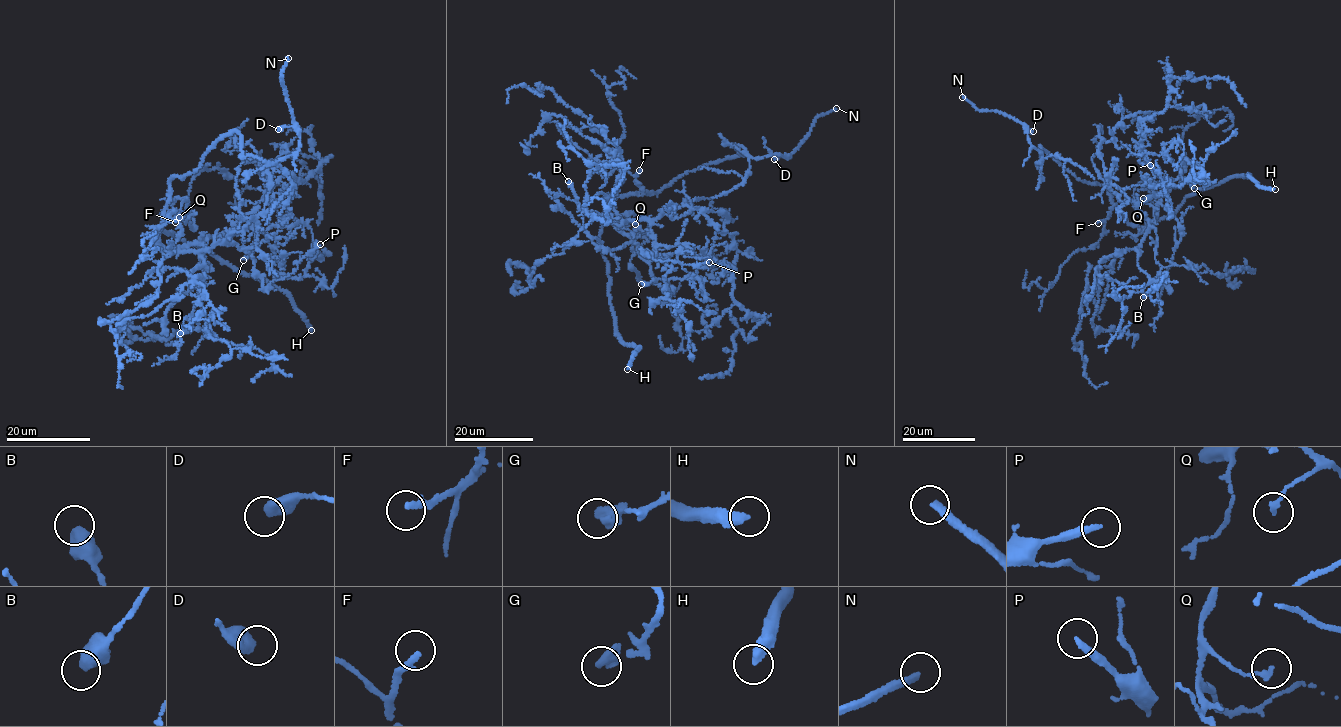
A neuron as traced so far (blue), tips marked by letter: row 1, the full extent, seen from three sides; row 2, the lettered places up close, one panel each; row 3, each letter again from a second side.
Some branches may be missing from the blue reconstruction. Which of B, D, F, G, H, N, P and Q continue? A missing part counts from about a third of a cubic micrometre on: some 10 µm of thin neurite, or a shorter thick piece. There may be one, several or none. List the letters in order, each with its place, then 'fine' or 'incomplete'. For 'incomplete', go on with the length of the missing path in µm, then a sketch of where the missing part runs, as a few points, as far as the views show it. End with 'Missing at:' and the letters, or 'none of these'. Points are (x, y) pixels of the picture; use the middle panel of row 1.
B: (568, 181) | fine
D: (774, 159) | fine
F: (639, 170) | incomplete | 30 µm
G: (641, 284) | incomplete | 15 µm
H: (627, 369) | fine
N: (836, 108) | incomplete | 70 µm
P: (709, 262) | incomplete | 10 µm
Q: (635, 224) | fine
Missing at: F, G, N, P

